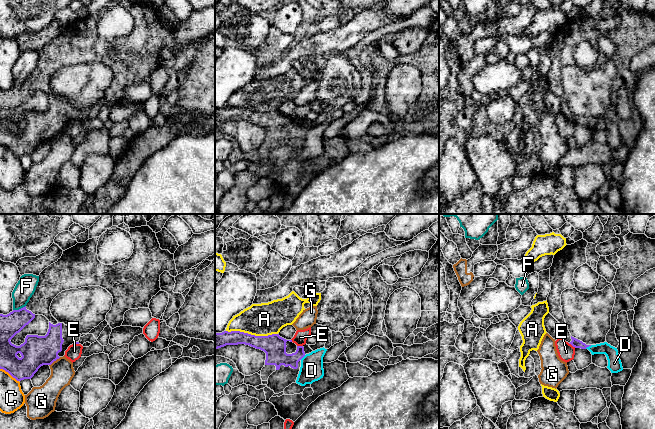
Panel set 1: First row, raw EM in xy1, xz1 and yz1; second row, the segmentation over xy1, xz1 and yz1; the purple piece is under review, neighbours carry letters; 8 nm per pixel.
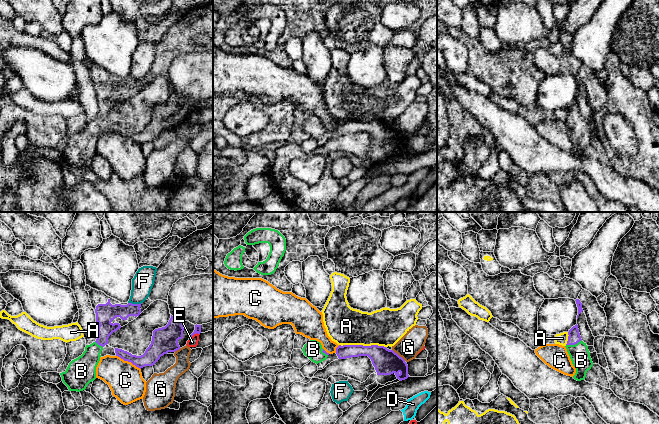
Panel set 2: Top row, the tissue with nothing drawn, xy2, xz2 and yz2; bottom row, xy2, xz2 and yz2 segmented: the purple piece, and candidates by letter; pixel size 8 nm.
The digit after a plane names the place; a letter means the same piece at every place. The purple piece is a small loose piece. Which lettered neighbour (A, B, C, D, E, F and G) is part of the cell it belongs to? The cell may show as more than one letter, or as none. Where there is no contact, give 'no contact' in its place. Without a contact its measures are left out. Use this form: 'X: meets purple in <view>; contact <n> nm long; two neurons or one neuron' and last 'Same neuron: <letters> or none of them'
A: meets purple in xz1; contact 420 nm long; two neurons
B: meets purple in yz2; contact 140 nm long; one neuron
C: meets purple in xy2; contact 240 nm long; two neurons
D: meets purple in yz1; contact 60 nm long; two neurons
E: meets purple in xy2; contact 90 nm long; two neurons
F: meets purple in xy2; contact 110 nm long; two neurons
G: meets purple in xz2; contact 140 nm long; two neurons
Same neuron: B

